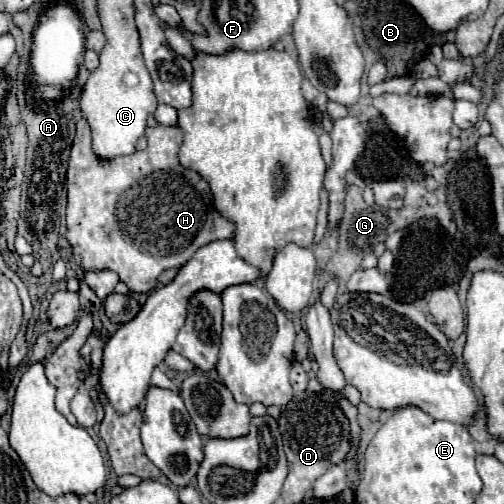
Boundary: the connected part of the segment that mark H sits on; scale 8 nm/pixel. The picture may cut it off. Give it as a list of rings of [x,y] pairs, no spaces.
[[[82,118],[76,124],[76,138],[72,144],[72,154],[70,154],[70,164],[68,164],[68,174],[66,174],[66,188],[68,188],[68,206],[66,206],[66,240],[72,246],[72,254],[74,254],[74,262],[84,270],[112,270],[120,276],[120,280],[130,288],[130,292],[150,292],[156,288],[158,276],[168,270],[168,268],[180,268],[184,266],[198,248],[214,242],[214,240],[226,240],[232,238],[234,234],[234,224],[228,222],[226,218],[222,218],[216,210],[214,210],[214,198],[210,192],[210,186],[206,184],[206,180],[202,176],[198,176],[192,170],[186,170],[180,166],[178,162],[178,150],[182,146],[182,132],[178,126],[154,126],[146,130],[146,138],[148,138],[148,148],[144,152],[134,152],[130,156],[116,156],[108,162],[100,162],[96,160],[92,148],[90,148],[90,126],[88,122]]]

